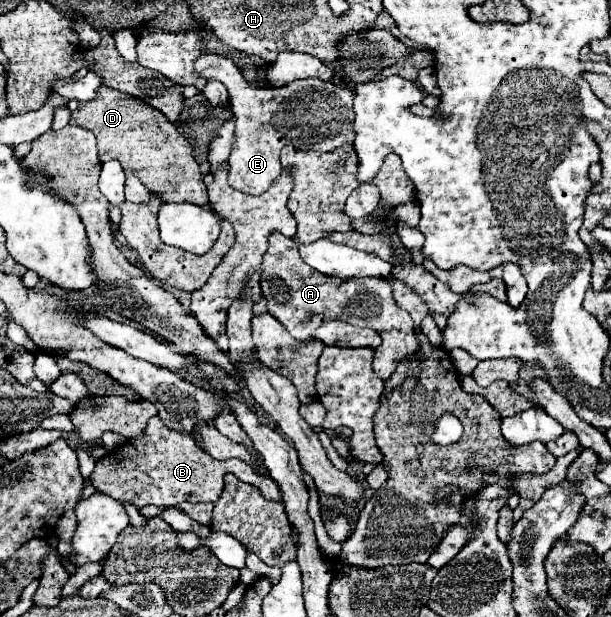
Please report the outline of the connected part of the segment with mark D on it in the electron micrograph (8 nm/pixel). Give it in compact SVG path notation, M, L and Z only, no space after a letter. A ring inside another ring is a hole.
M103 85L101 93L93 101L81 103L79 109L73 111L71 125L93 131L101 161L121 161L125 173L135 173L147 189L161 193L163 201L209 207L207 185L199 163L195 161L191 141L183 137L161 111L153 109L145 101Z

